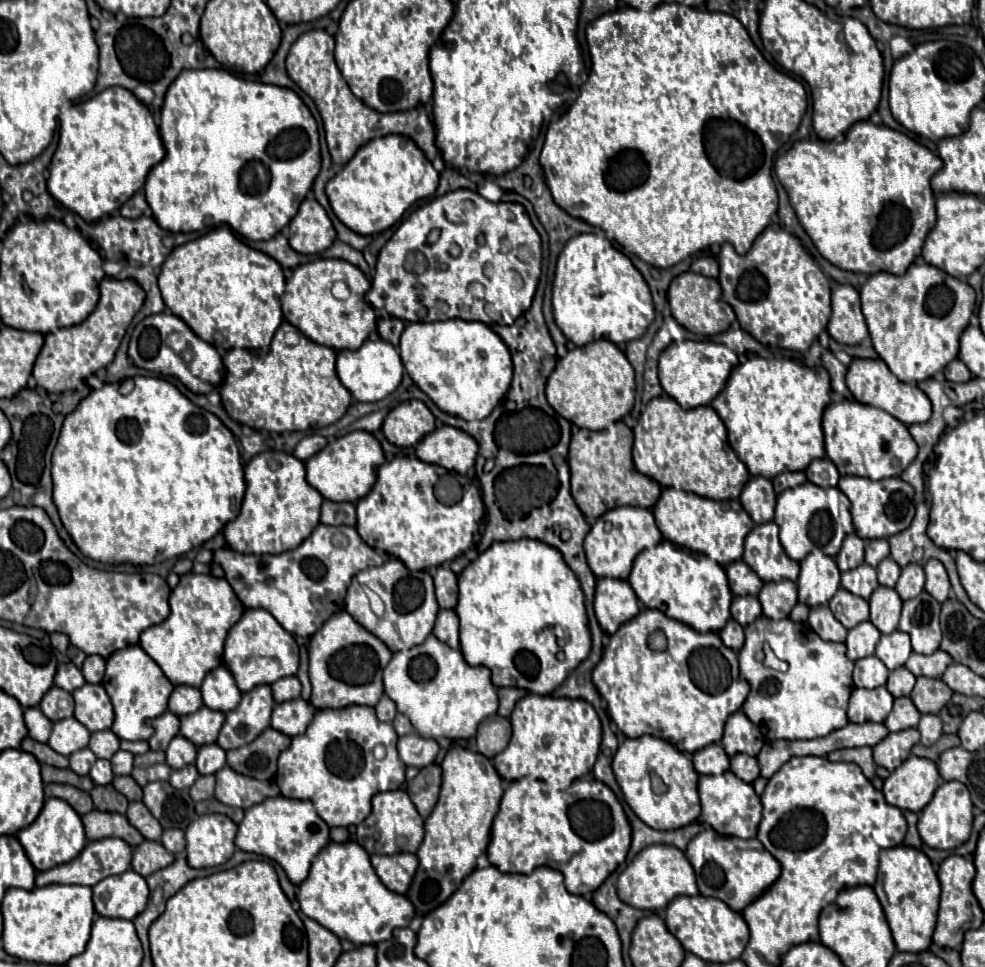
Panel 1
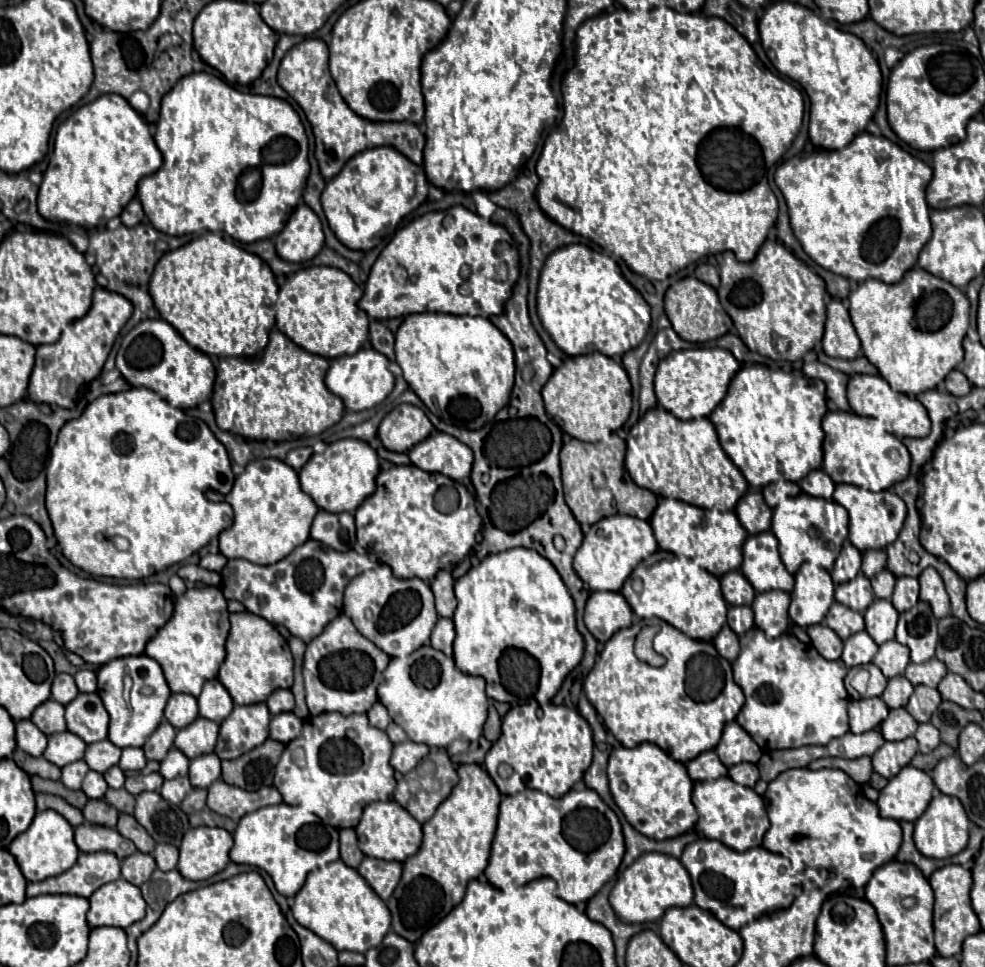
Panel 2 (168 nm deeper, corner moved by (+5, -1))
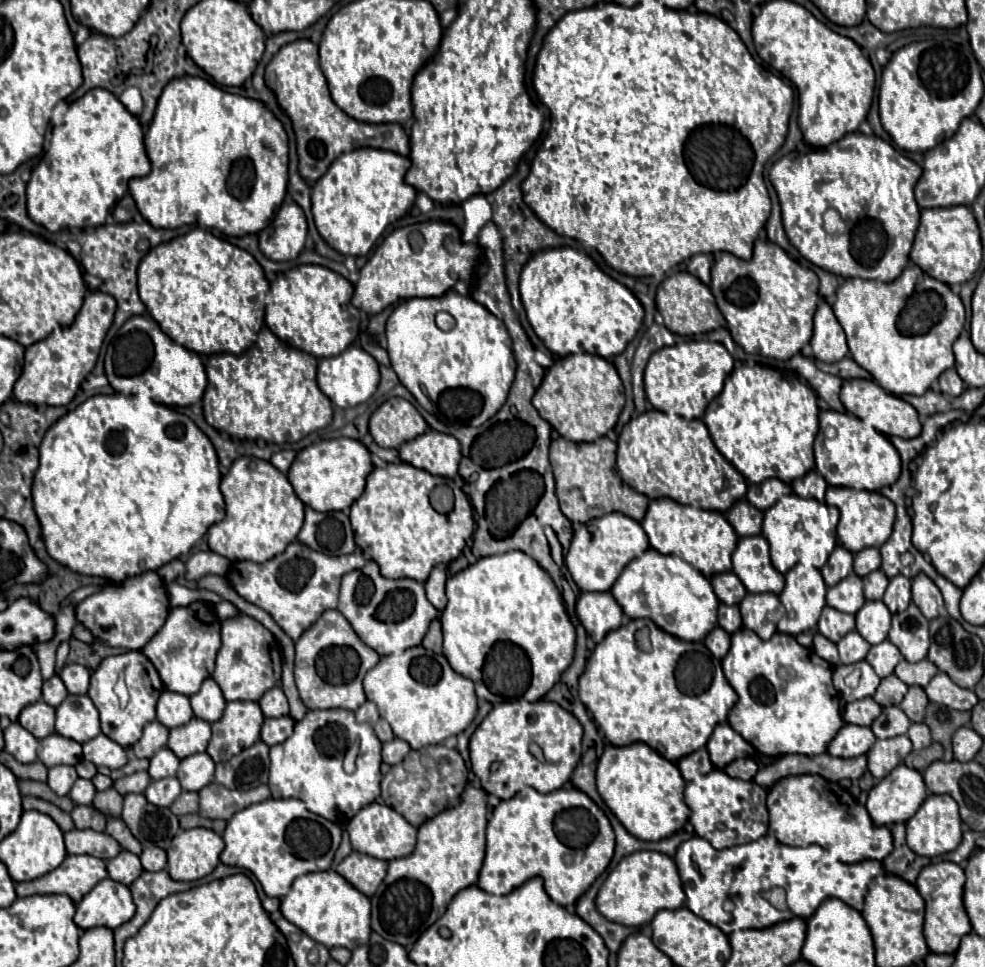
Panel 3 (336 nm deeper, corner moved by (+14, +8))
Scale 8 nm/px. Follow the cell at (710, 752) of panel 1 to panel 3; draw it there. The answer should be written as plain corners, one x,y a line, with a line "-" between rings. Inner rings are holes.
701,747
701,749
685,755
683,759
679,759
677,767
679,767
685,781
691,781
695,775
705,775
705,773
713,771
713,763
711,763
705,747

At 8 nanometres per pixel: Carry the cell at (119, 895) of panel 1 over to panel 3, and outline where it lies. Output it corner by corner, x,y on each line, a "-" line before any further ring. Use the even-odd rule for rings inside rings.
113,879
99,881
79,903
75,923
81,929
109,927
115,929
135,915
135,903
127,885

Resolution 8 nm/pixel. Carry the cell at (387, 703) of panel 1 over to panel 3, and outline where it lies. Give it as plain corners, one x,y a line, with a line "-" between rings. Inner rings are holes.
365,701
357,711
355,711
355,717
359,723
375,723
379,719
379,711
377,711
377,705
373,701

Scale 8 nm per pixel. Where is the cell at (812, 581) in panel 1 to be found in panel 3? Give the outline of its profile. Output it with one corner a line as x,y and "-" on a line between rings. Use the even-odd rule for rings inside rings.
801,563
789,569
785,575
785,589
779,595
785,615
779,619
777,629
787,635
811,631
825,607
825,589
827,585
819,569
803,567

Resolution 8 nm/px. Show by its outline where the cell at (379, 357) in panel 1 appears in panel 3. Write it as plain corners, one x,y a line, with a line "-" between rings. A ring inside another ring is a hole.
351,345
347,347
343,353
335,355
335,357
323,357
319,359
319,367
317,367
317,383
321,387
321,391
331,399
333,405
347,409
347,407
355,407
363,401
367,401
379,385
379,363
361,347

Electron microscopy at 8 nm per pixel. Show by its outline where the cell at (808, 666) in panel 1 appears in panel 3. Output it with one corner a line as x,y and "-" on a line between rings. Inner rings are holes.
747,627
737,629
731,635
731,649
723,657
723,673
739,695
735,707
729,711
729,725
763,755
825,753
829,739
845,725
841,719
841,695
831,683
831,665
813,649
799,645
791,635
781,635
777,631
771,639
763,641

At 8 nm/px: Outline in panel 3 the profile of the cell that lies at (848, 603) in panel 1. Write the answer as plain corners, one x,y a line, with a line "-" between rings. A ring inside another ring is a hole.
825,607
821,613
821,619
817,623
817,629
821,635
825,635
829,641
837,643
845,633
855,629
855,617
843,611
837,611
833,607

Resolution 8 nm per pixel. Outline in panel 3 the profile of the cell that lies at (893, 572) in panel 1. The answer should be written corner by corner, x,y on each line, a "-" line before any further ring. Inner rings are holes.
881,569
871,571
869,575
863,577
865,597
867,599
881,599
883,593
885,593
885,589
887,589
887,583
889,583
889,579
887,579
887,575

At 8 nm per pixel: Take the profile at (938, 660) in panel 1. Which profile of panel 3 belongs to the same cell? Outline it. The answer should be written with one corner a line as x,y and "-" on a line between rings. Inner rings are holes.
901,659
899,665
895,667
895,675
907,683
907,685
921,685
925,687
935,675
937,675
937,665
931,663
929,659
921,659
917,663
909,663
907,659

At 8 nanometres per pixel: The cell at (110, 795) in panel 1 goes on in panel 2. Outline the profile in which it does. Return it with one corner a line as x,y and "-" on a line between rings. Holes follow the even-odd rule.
90,800
84,810
82,810
86,822
96,824
96,826
106,826
106,828
114,828
116,820
118,820
118,812
108,806
104,800

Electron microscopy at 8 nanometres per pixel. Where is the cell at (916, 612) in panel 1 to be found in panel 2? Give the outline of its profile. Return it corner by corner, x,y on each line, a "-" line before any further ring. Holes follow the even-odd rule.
918,602
912,610
900,614
896,640
910,648
910,660
916,664
934,658
938,644
936,618
926,602

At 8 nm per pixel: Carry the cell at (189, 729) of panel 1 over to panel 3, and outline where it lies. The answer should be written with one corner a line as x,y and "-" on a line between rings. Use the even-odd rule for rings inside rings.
193,717
189,723
169,731
167,747
179,757
185,759
193,753
203,753
211,739
211,727
207,721

